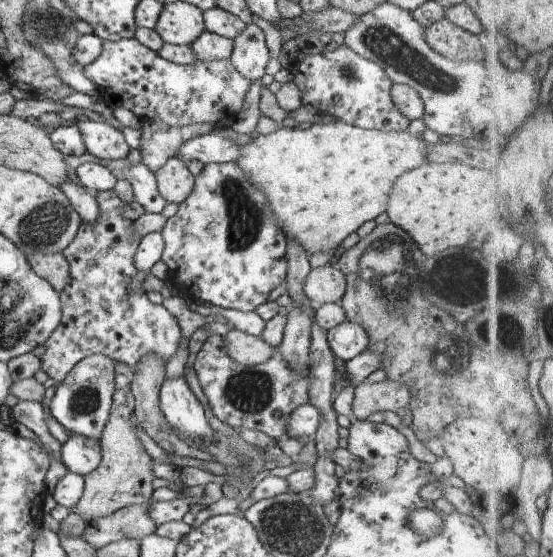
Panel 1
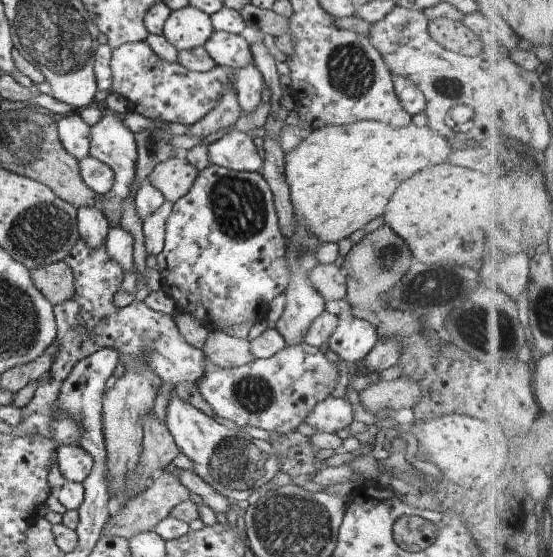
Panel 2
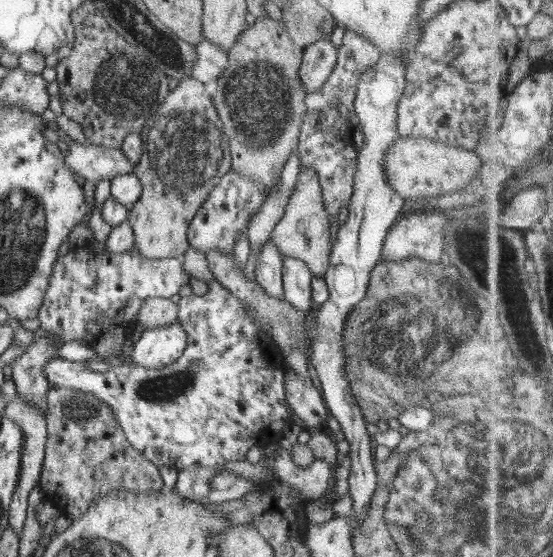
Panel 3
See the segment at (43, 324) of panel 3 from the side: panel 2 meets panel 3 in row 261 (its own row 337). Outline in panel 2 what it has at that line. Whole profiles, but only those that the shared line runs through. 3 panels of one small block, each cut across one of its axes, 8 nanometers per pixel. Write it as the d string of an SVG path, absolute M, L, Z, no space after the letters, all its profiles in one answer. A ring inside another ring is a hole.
M80 238L64 261L73 272L75 296L53 308L58 330L55 341L60 343L60 349L54 354L55 362L50 370L52 381L38 387L36 400L48 406L56 402L61 383L78 362L105 347L115 348L119 353L119 363L126 368L132 368L135 360L148 351L150 368L163 383L174 387L184 382L196 383L204 377L206 359L203 350L193 348L183 340L174 316L154 312L144 301L134 301L126 308L117 308L113 304L114 295L122 288L125 272L108 257L104 245L92 249Z

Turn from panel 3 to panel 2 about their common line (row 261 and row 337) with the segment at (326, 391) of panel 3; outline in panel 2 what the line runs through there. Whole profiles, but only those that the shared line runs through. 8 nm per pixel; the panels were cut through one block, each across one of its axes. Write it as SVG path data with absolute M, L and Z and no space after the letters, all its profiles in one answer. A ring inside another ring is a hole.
M354 318L339 320L336 330L328 340L333 358L360 364L380 341L372 324Z

